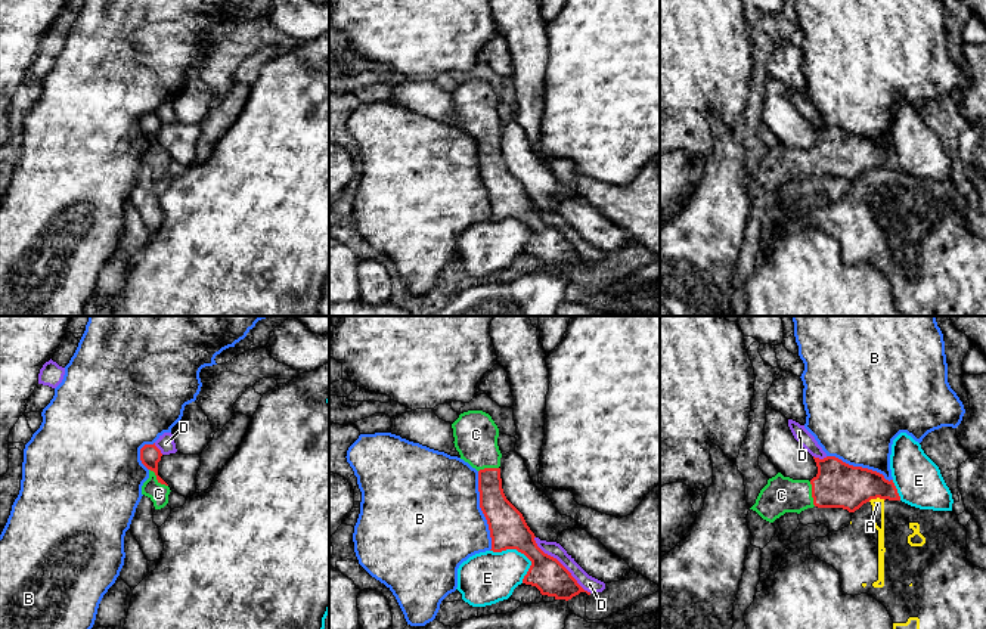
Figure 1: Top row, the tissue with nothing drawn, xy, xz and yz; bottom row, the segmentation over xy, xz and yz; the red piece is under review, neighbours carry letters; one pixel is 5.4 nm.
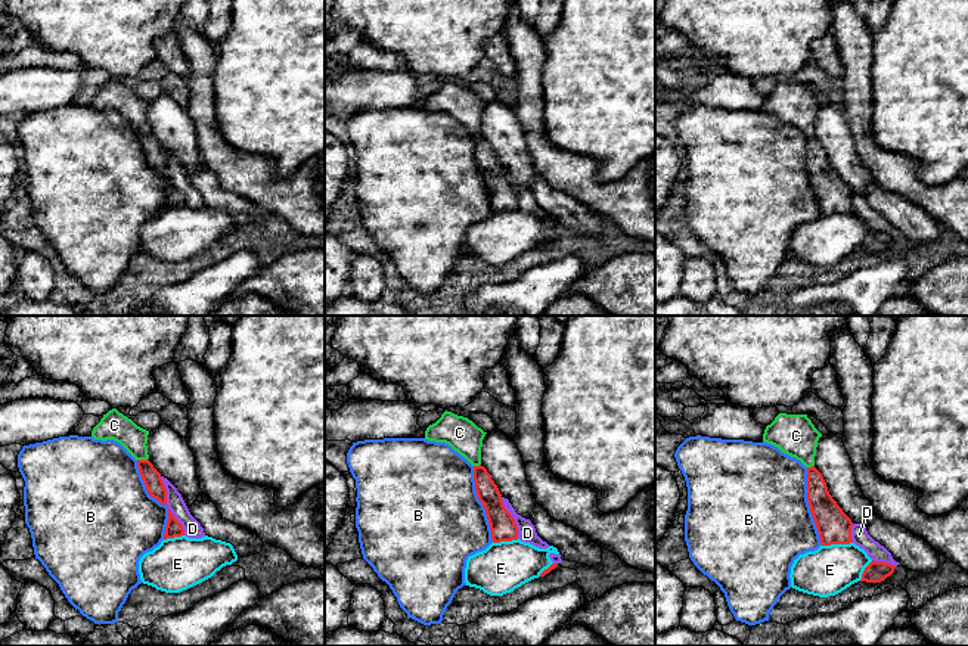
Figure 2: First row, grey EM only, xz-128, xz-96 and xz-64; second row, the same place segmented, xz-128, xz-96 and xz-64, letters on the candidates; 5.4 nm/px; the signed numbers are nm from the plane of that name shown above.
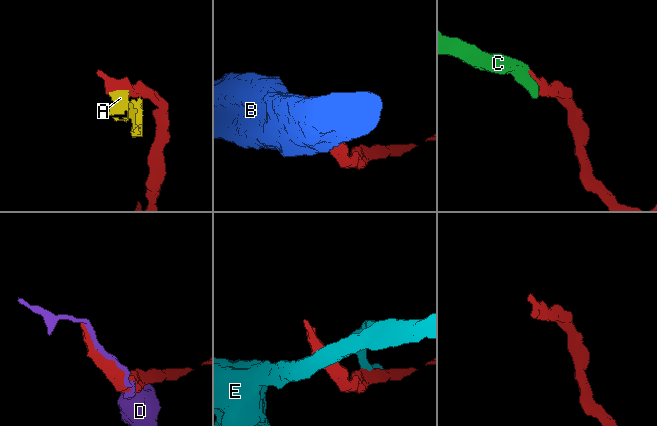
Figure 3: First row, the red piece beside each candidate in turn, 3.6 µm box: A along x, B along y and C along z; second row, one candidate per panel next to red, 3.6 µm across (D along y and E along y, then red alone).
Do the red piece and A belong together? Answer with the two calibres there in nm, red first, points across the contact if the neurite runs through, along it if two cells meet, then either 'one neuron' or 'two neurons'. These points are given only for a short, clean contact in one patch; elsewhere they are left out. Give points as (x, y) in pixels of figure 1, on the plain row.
calibres 260 and 70 nm; border yz (884, 169), (874, 167), (868, 170); two neurons

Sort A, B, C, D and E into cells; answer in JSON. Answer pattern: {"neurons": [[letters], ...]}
{"neurons": [["A"], ["B"], ["C"], ["D"], ["E"]]}

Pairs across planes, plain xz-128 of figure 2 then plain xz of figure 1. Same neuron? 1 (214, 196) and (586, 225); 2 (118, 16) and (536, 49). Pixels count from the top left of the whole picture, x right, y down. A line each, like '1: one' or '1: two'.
1: one
2: two

